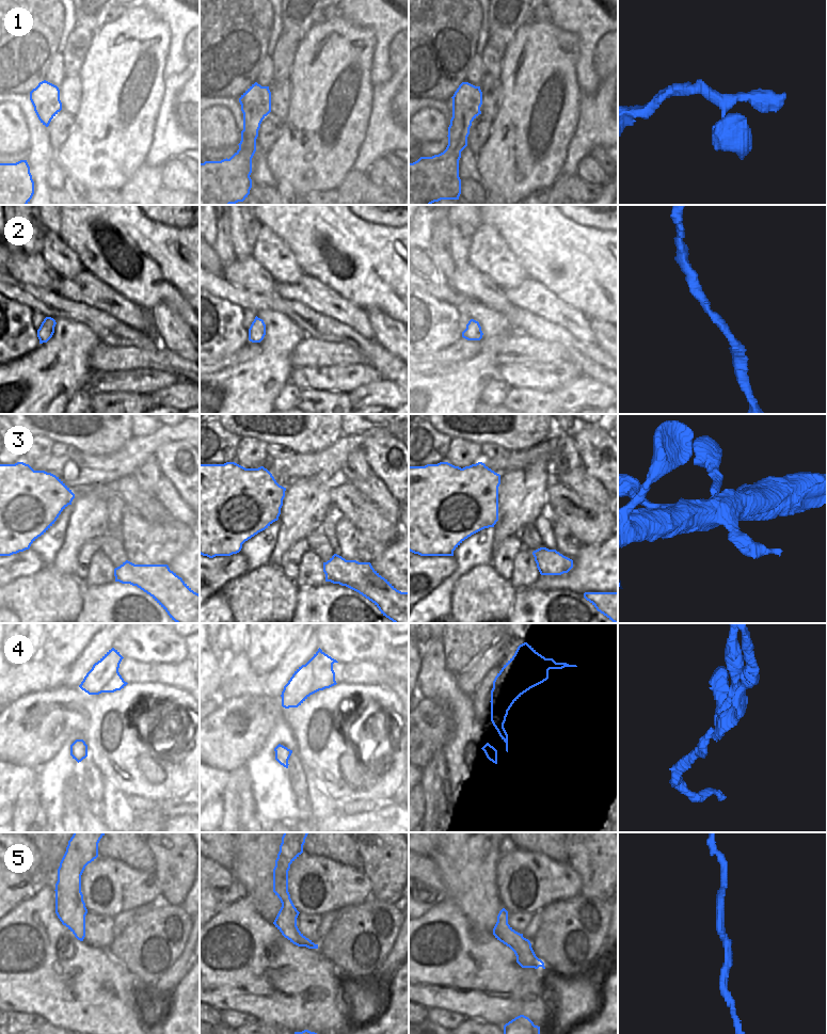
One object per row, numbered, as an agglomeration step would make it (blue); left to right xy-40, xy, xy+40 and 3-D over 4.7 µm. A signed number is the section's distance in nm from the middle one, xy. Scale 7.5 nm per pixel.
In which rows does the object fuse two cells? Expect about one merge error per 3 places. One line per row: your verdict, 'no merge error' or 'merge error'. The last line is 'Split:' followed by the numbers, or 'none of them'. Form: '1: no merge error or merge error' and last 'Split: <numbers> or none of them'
1: no merge error
2: no merge error
3: no merge error
4: merge error
5: no merge error
Split: 4

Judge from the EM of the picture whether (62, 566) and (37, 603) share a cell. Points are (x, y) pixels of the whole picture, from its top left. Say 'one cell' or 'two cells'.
two cells

